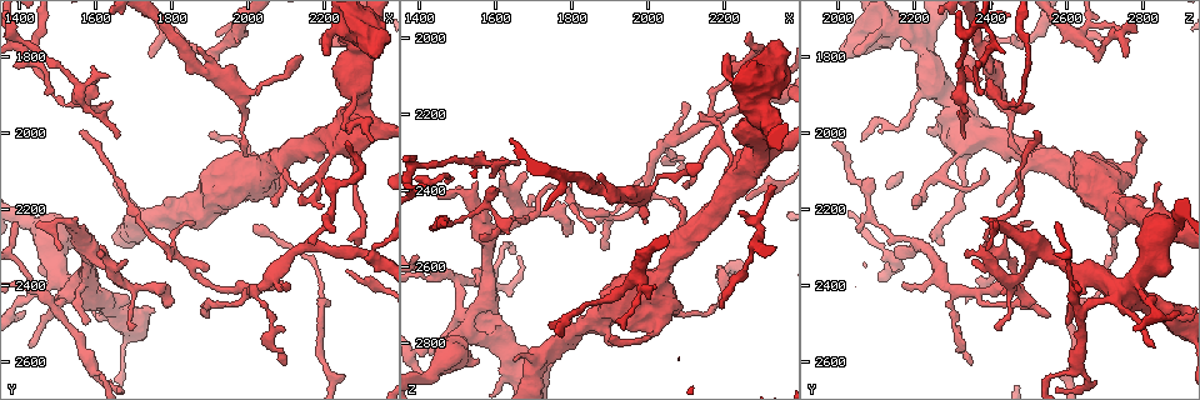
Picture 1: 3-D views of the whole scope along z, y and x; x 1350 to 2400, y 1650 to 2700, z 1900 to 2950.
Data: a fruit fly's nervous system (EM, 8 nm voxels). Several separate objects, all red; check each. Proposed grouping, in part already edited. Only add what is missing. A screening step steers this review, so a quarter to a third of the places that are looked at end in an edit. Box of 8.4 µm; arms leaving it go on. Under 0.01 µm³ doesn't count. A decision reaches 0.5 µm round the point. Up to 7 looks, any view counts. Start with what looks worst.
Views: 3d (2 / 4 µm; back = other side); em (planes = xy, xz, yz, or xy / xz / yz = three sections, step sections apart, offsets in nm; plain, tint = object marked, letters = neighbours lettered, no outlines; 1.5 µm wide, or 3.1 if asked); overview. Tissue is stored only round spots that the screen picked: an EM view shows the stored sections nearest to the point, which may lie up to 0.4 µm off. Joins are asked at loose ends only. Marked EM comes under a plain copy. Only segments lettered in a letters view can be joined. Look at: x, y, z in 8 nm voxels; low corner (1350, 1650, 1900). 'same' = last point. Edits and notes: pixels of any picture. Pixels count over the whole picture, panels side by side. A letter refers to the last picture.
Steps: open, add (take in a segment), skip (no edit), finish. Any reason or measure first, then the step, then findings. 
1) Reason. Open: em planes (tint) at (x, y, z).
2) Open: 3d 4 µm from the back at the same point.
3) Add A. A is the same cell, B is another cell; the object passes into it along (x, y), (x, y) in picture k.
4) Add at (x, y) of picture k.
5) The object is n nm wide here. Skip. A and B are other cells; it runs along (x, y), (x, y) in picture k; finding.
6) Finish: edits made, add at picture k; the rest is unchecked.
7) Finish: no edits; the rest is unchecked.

Free end. Open: em xz step 4 (tint) at (2190, 1765, 2705).

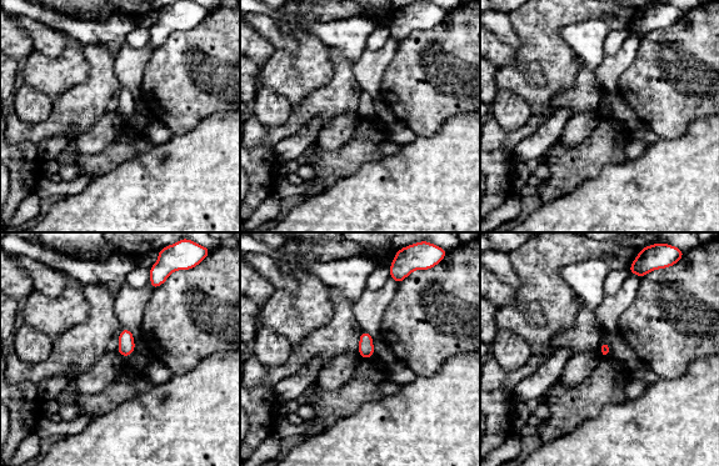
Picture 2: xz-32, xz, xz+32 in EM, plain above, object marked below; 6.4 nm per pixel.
Open: em planes (letters) at the same point.

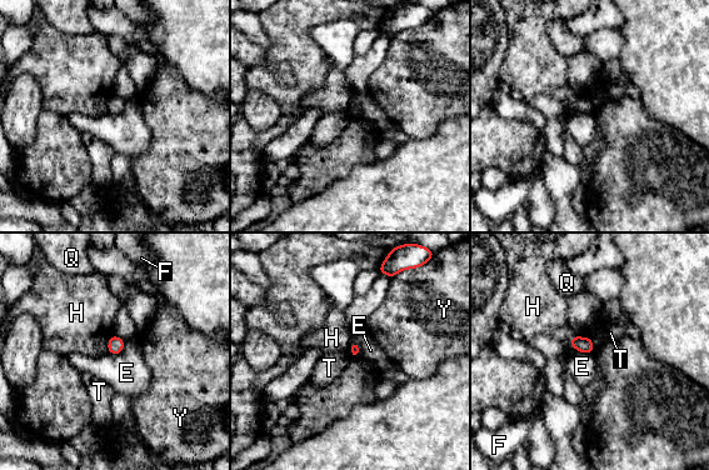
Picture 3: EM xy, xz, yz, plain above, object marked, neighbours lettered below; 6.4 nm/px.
Skip. E, F, H, Q, T and Y are other cells; a border runs along (353, 341), (359, 346), (358, 356) in picture 3; no lettered segment goes on from it.

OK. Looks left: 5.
End of a long branch. Open: em yz step 4 (letters) at (1570, 2000, 2515).

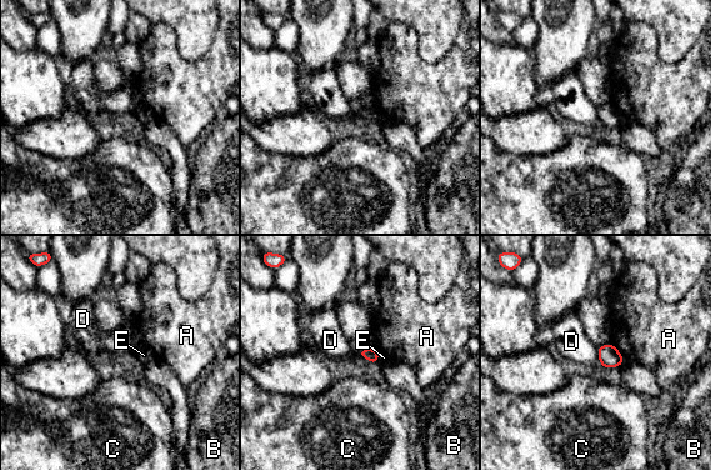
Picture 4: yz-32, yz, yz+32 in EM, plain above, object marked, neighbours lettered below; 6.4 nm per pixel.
Cut it another way. Open: em planes (letters) at the same point.

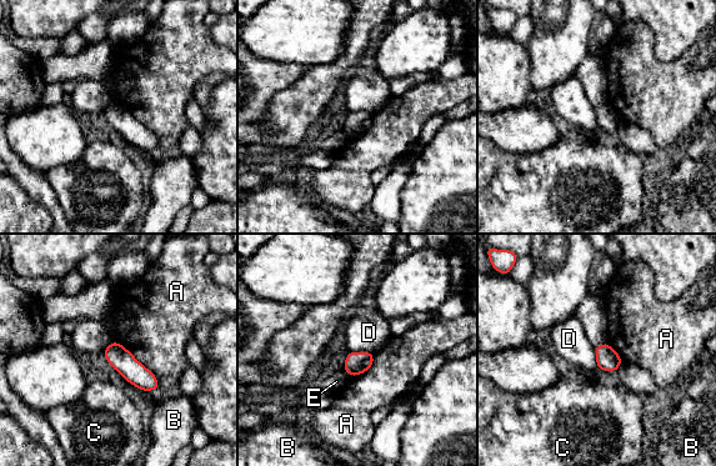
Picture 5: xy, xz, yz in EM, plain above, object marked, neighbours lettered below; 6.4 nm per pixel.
Skip. A, B, C, D and E are other cells; a border runs along (348, 351), (369, 351), (372, 354) in picture 5; none of them fits.

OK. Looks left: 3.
An open end. Open: em planes (letters) at (2090, 2605, 2350).

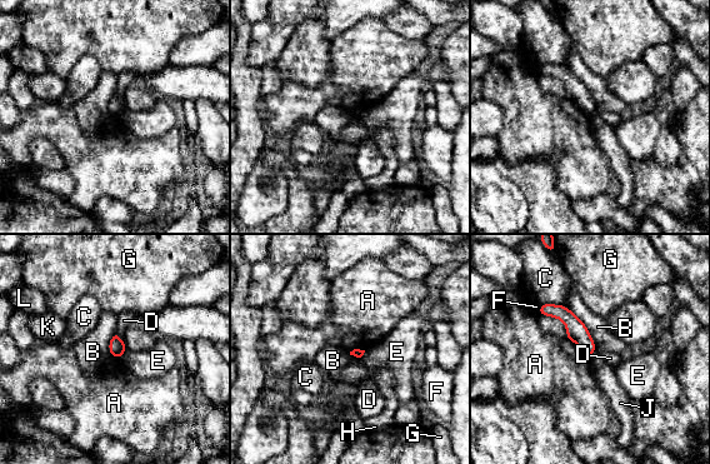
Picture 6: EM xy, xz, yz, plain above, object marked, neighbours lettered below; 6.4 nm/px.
The longest contact is with B, 360 nm. Skip. A, B, C, D, E, F, G, H, J, K and L are other cells; none of them fits.

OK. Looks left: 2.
Finish: no edits; the rest is unchecked.

